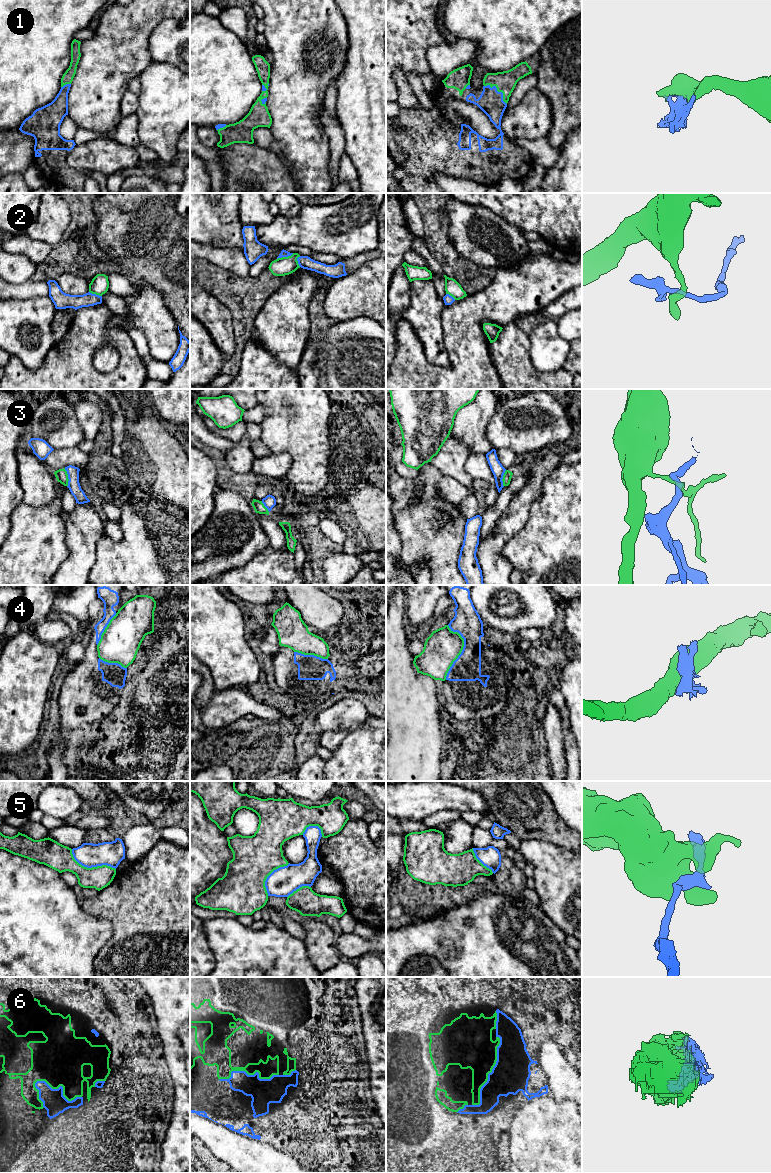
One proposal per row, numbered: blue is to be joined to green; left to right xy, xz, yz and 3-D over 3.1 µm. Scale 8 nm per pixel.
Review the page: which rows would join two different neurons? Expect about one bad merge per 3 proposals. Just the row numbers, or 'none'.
2, 3, 4, 5

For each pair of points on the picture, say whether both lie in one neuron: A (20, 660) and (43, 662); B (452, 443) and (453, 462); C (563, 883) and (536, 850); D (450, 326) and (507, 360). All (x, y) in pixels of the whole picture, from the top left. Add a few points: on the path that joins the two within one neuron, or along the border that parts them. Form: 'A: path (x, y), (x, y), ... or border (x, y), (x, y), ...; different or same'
A: path (26, 662), (37, 662); same
B: path (452, 448), (452, 457); same
C: path (560, 875), (544, 858); same
D: border (489, 343), (489, 355), (498, 371); different

